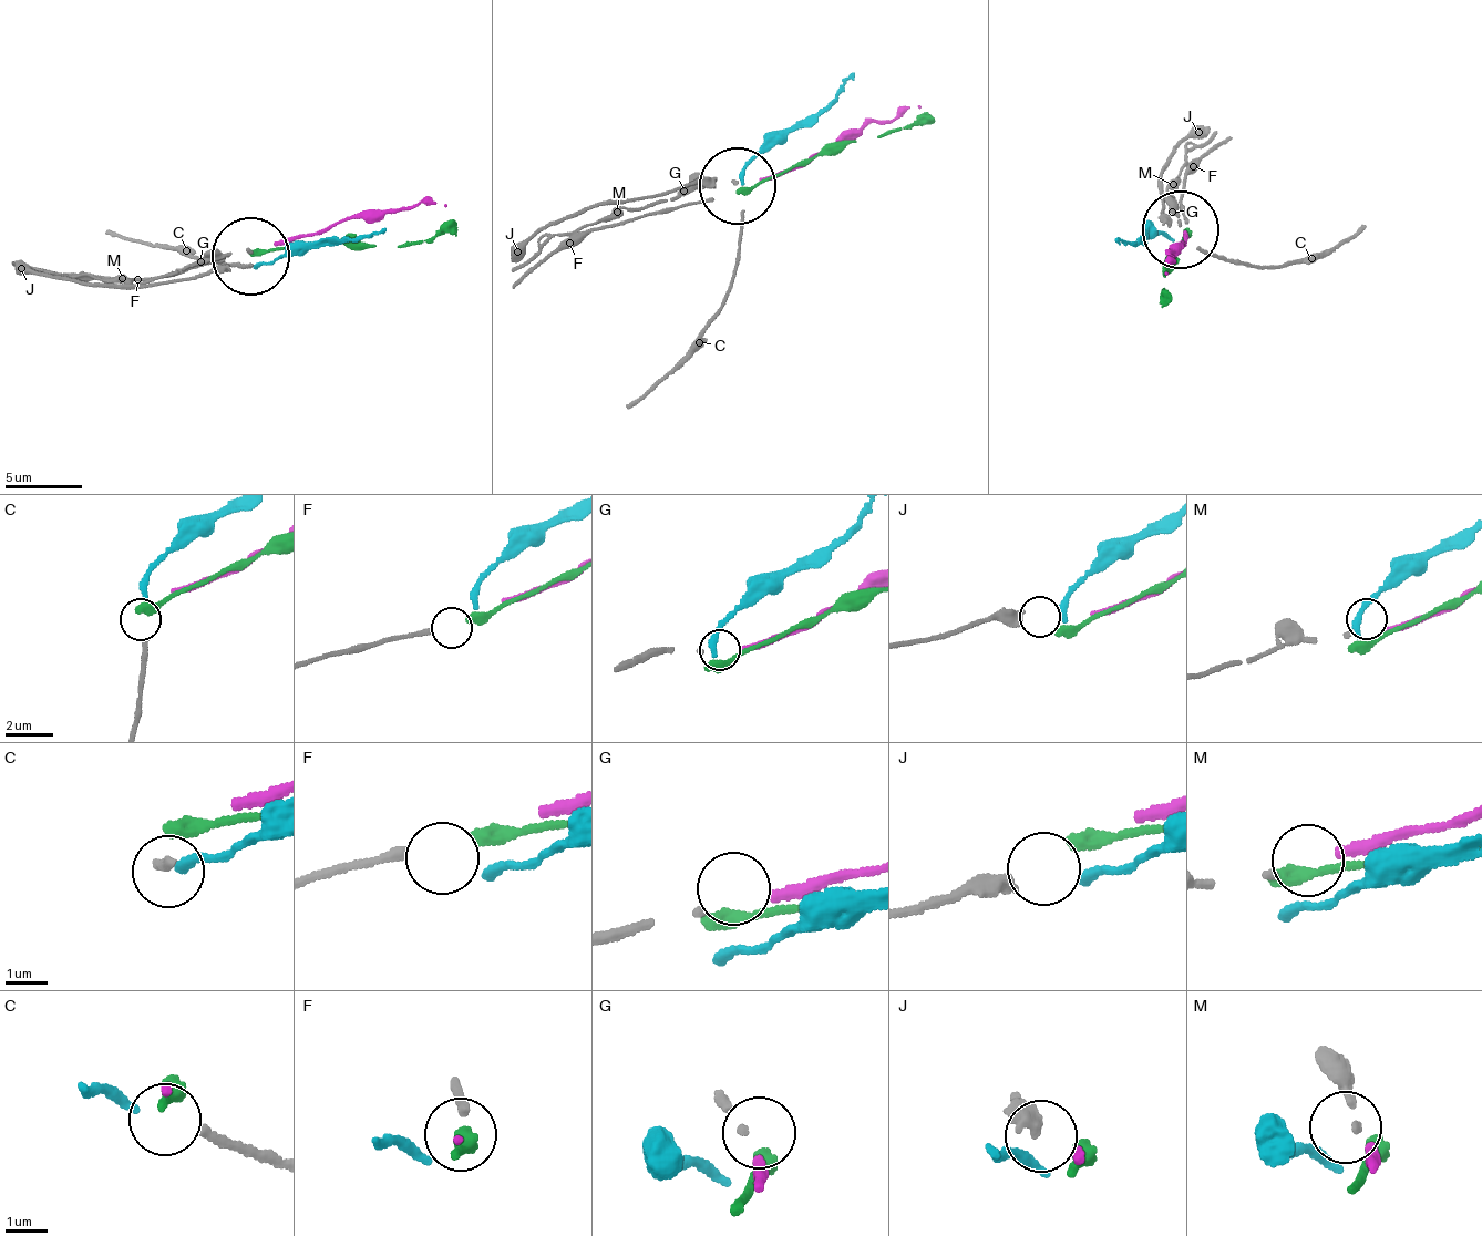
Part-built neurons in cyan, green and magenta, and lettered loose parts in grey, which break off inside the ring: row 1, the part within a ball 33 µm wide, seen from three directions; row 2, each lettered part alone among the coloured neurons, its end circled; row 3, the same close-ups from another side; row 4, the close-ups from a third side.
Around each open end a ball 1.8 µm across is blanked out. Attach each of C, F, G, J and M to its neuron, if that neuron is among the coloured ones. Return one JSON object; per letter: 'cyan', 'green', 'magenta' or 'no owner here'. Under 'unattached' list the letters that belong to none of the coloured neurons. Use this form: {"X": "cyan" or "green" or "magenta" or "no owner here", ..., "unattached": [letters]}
{"C": "cyan", "F": "green", "G": "magenta", "J": "no owner here", "M": "no owner here", "unattached": ["J", "M"]}

